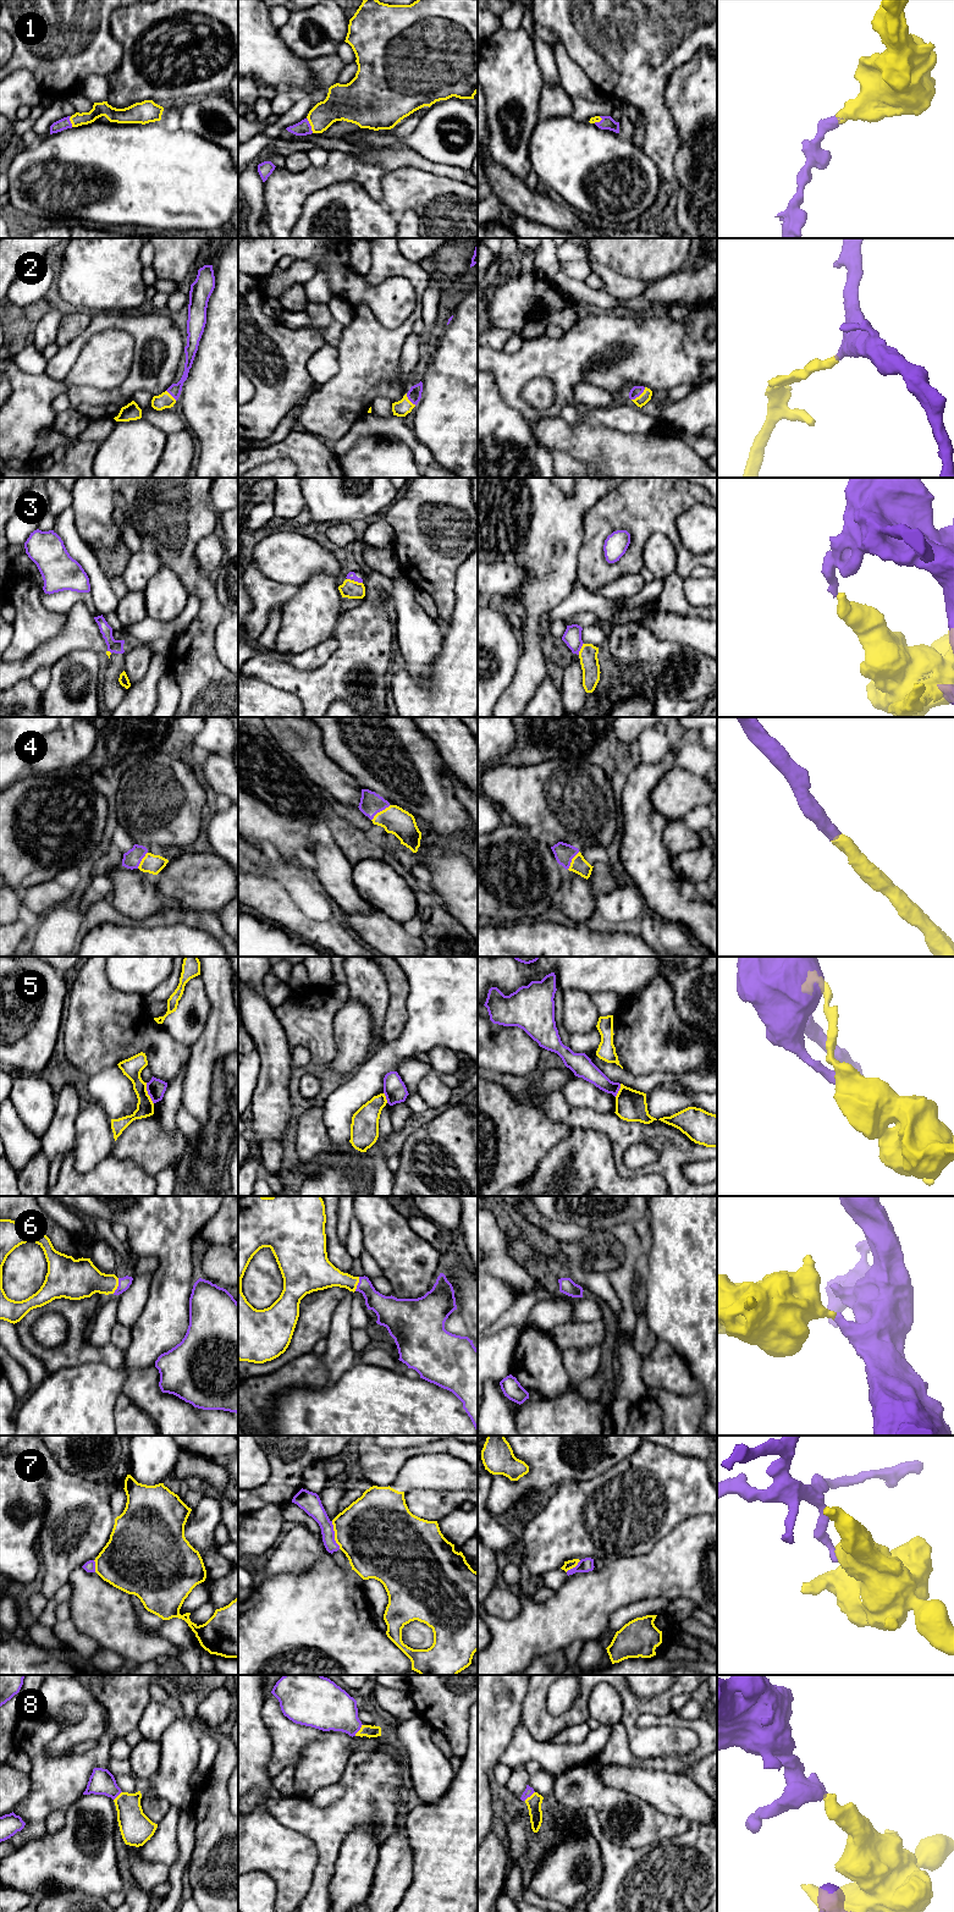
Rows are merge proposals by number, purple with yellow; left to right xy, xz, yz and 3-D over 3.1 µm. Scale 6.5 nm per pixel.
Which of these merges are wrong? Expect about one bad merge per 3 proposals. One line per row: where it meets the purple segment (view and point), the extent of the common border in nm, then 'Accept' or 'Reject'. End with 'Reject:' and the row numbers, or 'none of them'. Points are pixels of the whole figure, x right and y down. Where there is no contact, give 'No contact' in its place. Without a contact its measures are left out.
1: Touches purple at xz (309, 125). Shared border 110 nm. Accept
2: Touches purple at yz (639, 395). Shared border 130 nm. Accept
3: Touches purple at yz (580, 648). Shared border 90 nm. Reject
4: Touches purple at xz (380, 810). Shared border 160 nm. Accept
5: Touches purple at xy (148, 1094). Shared border 150 nm. Reject
6: Touches purple at xy (119, 1285). Shared border 110 nm. Accept
7: Touches purple at xz (334, 1535). Shared border 190 nm. Reject
8: Touches purple at xz (359, 1729). Shared border 90 nm. Accept
Reject: 3, 5, 7

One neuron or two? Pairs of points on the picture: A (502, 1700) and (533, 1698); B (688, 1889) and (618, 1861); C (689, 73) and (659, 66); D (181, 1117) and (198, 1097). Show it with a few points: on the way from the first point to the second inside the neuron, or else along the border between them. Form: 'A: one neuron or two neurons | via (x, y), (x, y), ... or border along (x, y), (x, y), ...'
A: two neurons | border along (528, 1687), (522, 1704), (520, 1719)
B: one neuron | via (671, 1888), (645, 1888), (635, 1878)
C: two neurons | border along (696, 53), (672, 72), (663, 97)
D: two neurons | border along (182, 1106), (204, 1125)

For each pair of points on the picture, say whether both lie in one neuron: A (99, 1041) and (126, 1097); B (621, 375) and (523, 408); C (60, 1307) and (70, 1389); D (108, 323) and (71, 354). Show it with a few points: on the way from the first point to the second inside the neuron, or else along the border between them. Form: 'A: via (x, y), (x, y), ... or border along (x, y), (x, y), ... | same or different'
A: border along (116, 1063), (104, 1067), (91, 1076) | different
B: via (602, 353), (593, 353), (564, 381), (555, 407) | same
C: border along (83, 1362), (49, 1372) | different
D: via (98, 324), (77, 345) | same

